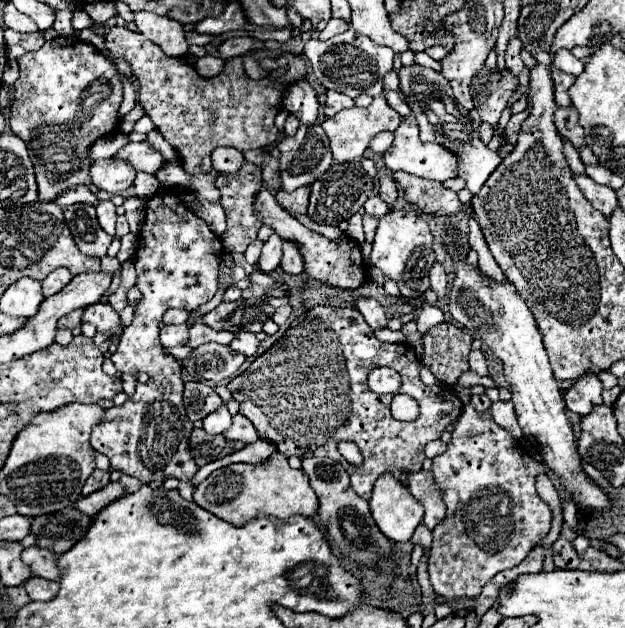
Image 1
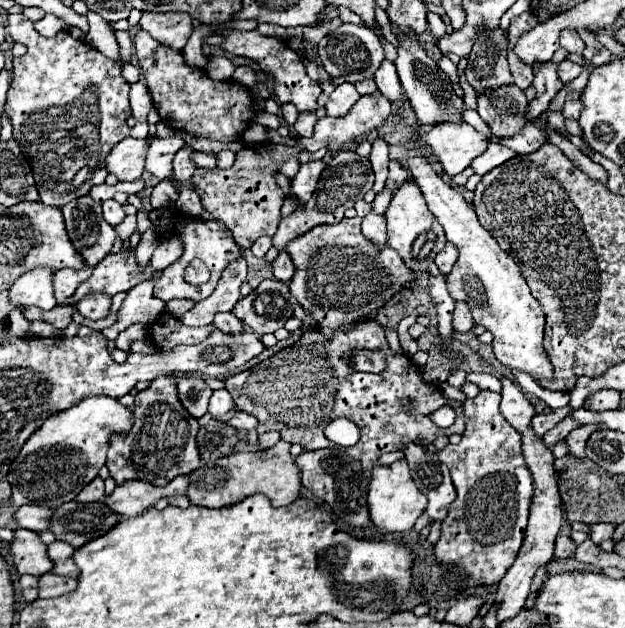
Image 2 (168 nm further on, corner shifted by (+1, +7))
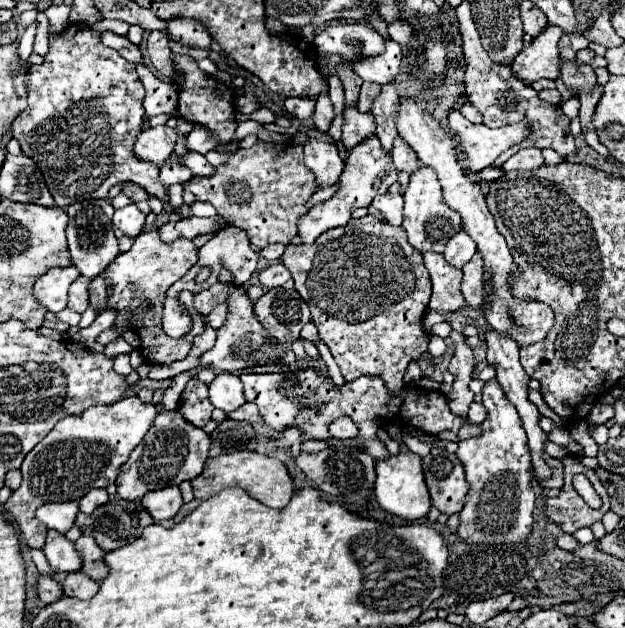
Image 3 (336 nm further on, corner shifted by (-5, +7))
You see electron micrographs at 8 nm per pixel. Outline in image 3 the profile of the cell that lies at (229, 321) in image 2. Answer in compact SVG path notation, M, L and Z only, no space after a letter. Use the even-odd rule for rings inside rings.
M219 305L217 309L213 309L213 311L207 315L207 321L209 321L209 325L211 325L213 329L219 329L219 327L225 323L225 311L227 311L227 307L225 307L225 305Z

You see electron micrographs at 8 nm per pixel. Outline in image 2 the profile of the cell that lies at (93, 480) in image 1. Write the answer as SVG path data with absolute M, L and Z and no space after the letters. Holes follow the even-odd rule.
M95 477L89 485L85 485L81 489L81 493L77 495L79 503L91 503L91 501L101 501L105 495L105 487L103 487L103 479Z

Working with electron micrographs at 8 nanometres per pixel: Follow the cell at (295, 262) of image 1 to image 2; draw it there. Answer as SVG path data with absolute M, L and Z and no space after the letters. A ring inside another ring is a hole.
M281 251L279 257L273 261L273 275L279 281L289 281L295 275L295 265L287 251Z

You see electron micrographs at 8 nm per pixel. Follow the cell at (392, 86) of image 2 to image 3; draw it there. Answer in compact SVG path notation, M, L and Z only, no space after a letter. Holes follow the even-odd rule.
M387 39L385 41L385 53L381 53L381 57L369 57L369 59L365 57L365 61L353 61L353 65L349 65L349 67L363 81L387 85L399 73L401 61L403 61L401 47L393 39Z

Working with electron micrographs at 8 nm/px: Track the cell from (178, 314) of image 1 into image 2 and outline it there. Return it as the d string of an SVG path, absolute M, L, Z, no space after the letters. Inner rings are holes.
M173 299L173 301L167 301L167 305L165 305L165 309L167 309L167 313L171 313L173 317L181 317L185 311L189 311L191 307L195 305L195 301L191 301L191 299Z

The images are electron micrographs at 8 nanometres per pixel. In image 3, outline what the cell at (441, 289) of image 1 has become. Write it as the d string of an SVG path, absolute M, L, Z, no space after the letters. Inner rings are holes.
M459 231L457 235L453 235L453 237L447 241L443 255L445 255L445 259L447 259L453 267L459 267L459 269L461 269L465 263L471 261L471 257L475 255L475 251L477 251L475 241L473 241L465 231Z

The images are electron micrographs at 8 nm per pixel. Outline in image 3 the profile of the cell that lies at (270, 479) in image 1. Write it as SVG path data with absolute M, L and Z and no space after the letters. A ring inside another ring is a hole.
M247 449L222 452L217 457L209 457L203 473L199 477L195 477L191 481L191 485L195 491L195 499L201 499L201 501L213 497L215 493L219 493L225 487L241 487L241 489L247 489L247 493L253 499L265 503L267 507L275 507L275 509L285 507L295 493L293 481L289 477L285 465L279 459L273 459L273 457L267 457L267 455Z

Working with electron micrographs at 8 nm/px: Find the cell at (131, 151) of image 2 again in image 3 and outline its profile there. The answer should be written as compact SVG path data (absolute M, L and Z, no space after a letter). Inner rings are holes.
M167 125L149 127L137 137L135 155L143 161L163 165L173 155L175 143L177 143L177 131L175 129L171 129Z

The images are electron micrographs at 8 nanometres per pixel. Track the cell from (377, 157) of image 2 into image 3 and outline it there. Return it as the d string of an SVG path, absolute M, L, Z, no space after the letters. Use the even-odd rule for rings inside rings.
M389 83L385 87L381 87L379 95L375 97L373 105L371 105L371 115L377 119L377 137L381 139L381 145L391 151L391 145L397 137L397 129L395 129L395 119L397 119L397 107L399 105L399 93L395 83Z

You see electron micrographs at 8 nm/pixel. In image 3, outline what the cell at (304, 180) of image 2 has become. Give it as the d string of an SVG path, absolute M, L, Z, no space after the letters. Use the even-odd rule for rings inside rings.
M311 139L303 147L305 147L305 165L315 173L319 187L335 185L343 171L343 161L339 157L337 145L331 141Z

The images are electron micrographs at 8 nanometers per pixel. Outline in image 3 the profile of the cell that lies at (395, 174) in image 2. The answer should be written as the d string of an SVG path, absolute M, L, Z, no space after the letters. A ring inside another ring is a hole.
M397 137L397 141L393 143L391 155L393 155L393 161L399 171L407 171L407 173L417 171L417 167L419 167L417 155L413 153L413 149L409 145L405 145L405 141L401 141L401 137Z

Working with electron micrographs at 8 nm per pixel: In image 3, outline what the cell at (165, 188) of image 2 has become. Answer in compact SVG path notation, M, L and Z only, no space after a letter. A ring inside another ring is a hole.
M257 141L249 149L239 149L233 153L223 165L215 167L215 171L207 177L193 177L185 183L185 189L191 191L199 201L211 203L217 213L225 219L229 219L233 225L241 227L247 235L251 245L263 249L271 243L283 243L289 245L291 239L297 235L297 221L303 217L309 209L305 203L309 197L317 191L317 183L313 181L313 173L303 165L303 147L301 145L285 145L285 143L265 143Z

